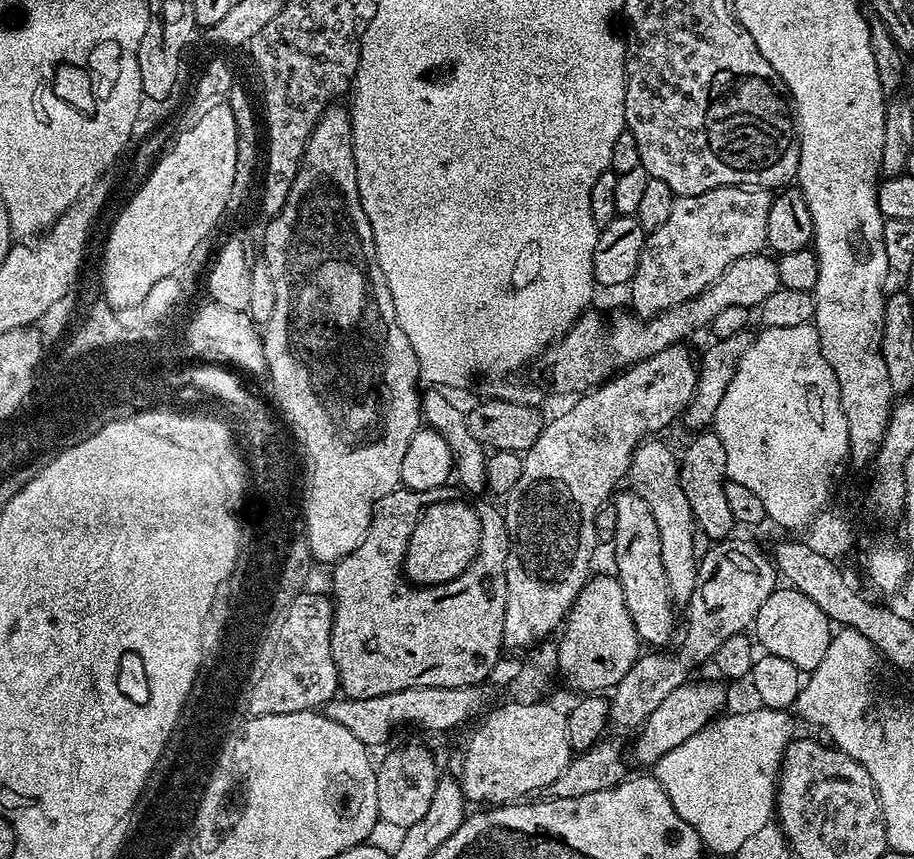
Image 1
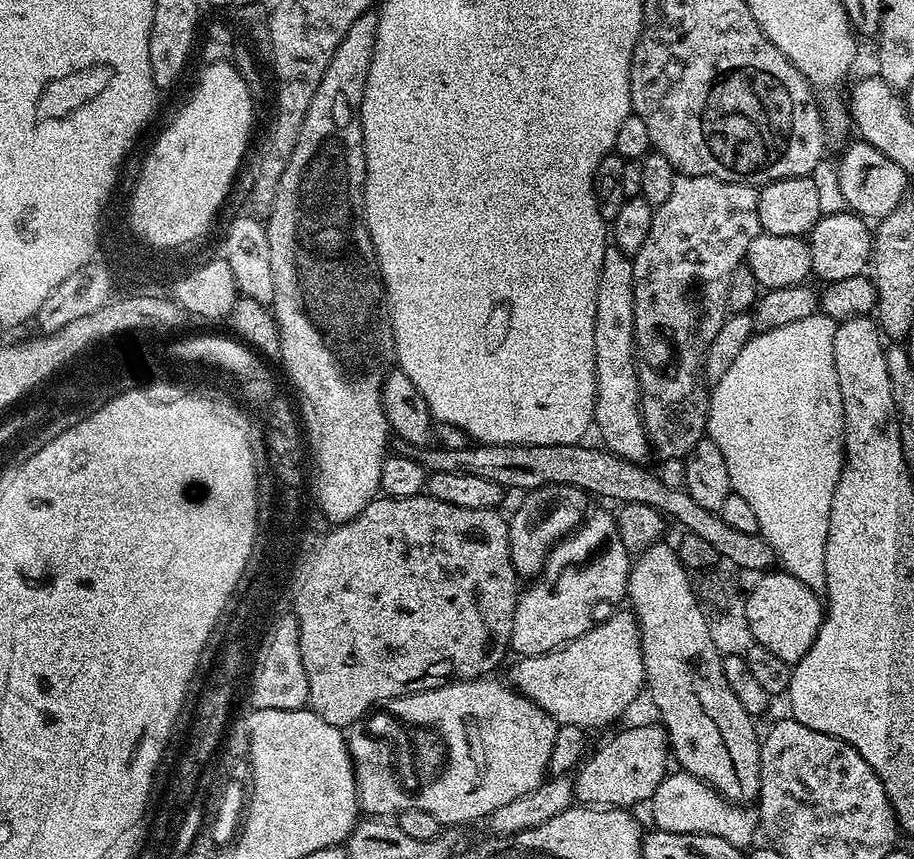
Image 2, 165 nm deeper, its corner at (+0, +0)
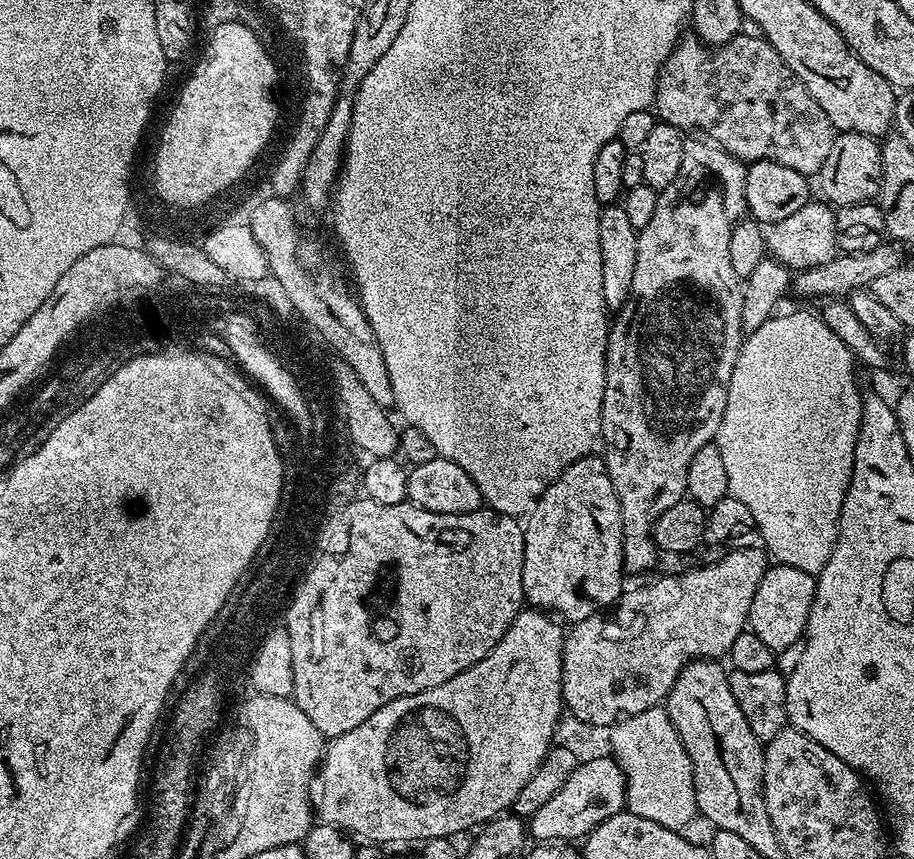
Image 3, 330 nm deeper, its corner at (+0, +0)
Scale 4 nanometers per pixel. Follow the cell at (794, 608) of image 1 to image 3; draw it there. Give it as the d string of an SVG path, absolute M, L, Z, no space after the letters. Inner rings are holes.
M773 563L765 567L762 582L758 582L758 590L754 590L754 602L750 602L747 627L758 634L758 638L762 638L770 650L784 654L787 648L795 649L807 633L810 606L815 597L816 577L806 570L794 570L794 566Z

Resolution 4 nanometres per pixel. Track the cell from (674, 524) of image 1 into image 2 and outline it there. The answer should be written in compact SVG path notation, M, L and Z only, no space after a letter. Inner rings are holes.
M610 246L602 258L602 274L598 278L598 298L594 314L594 362L596 363L596 415L595 431L600 431L603 447L615 456L637 462L647 461L650 456L648 433L644 431L644 416L640 412L640 383L636 373L634 347L634 274L632 257Z

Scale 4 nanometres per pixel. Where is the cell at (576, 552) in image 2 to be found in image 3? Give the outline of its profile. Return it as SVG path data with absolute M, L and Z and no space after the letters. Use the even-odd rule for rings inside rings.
M589 454L566 466L560 477L537 498L523 526L522 590L525 601L533 609L575 622L597 615L598 610L611 609L620 599L626 588L620 503L614 482L610 482L610 474L599 455Z

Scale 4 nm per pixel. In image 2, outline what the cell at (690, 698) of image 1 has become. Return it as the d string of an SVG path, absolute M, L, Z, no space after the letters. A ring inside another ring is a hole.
M659 723L640 724L637 728L628 728L625 732L620 732L617 736L612 736L596 753L593 751L581 763L575 773L576 800L584 806L595 806L597 808L622 808L631 809L631 804L640 804L651 801L653 794L658 790L658 786L663 782L668 760L670 764L670 741L668 733L664 731Z

